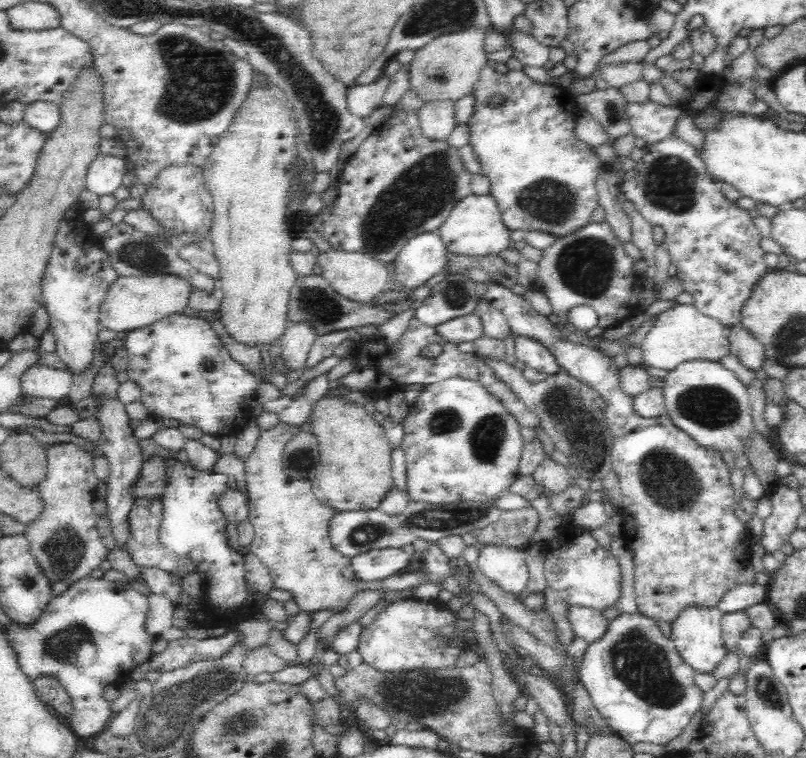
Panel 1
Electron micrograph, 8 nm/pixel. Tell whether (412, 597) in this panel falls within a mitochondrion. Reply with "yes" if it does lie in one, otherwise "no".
no

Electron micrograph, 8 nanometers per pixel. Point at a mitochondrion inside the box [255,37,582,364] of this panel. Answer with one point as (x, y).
(429, 187)

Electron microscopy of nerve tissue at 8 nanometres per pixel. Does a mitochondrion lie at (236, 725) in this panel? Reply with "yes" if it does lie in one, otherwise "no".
yes

